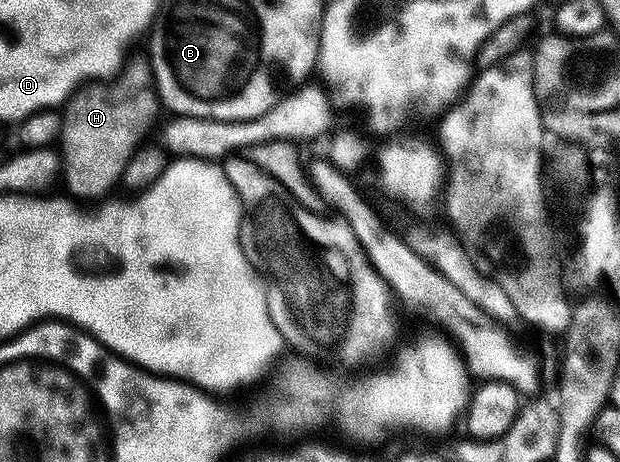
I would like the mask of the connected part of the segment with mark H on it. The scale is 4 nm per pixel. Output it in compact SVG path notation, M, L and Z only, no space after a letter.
M146 58L133 59L114 79L91 81L80 86L65 104L61 179L67 182L68 189L72 191L68 192L78 200L98 200L108 194L106 191L115 182L118 184L122 180L125 165L129 165L133 153L146 140L143 138L154 125L155 114L161 111L159 92L152 86L150 62Z

